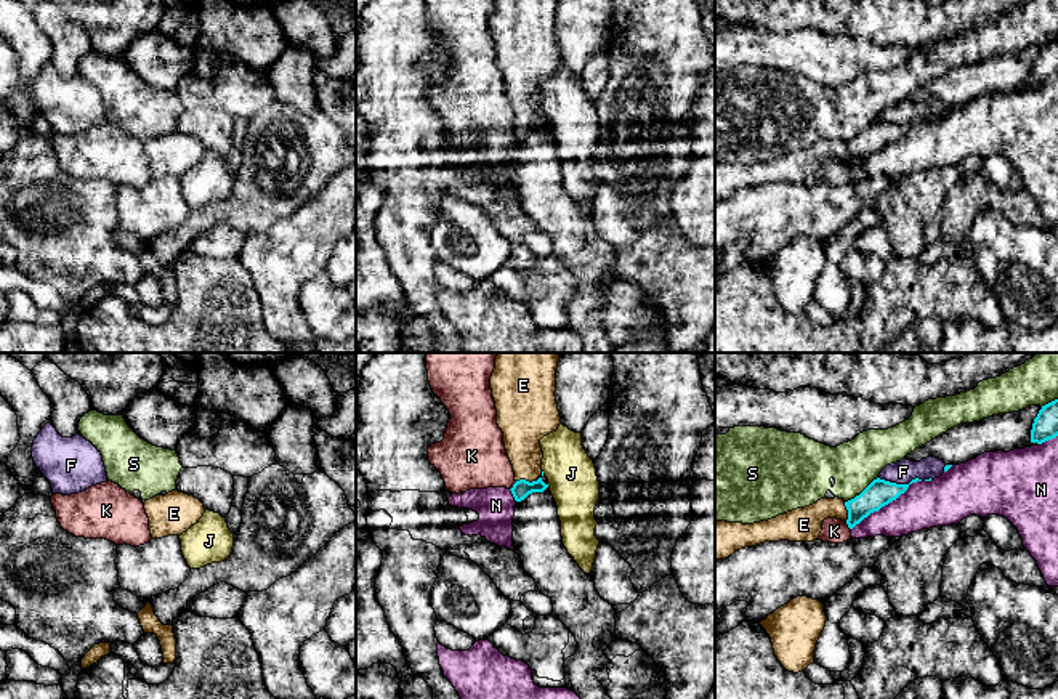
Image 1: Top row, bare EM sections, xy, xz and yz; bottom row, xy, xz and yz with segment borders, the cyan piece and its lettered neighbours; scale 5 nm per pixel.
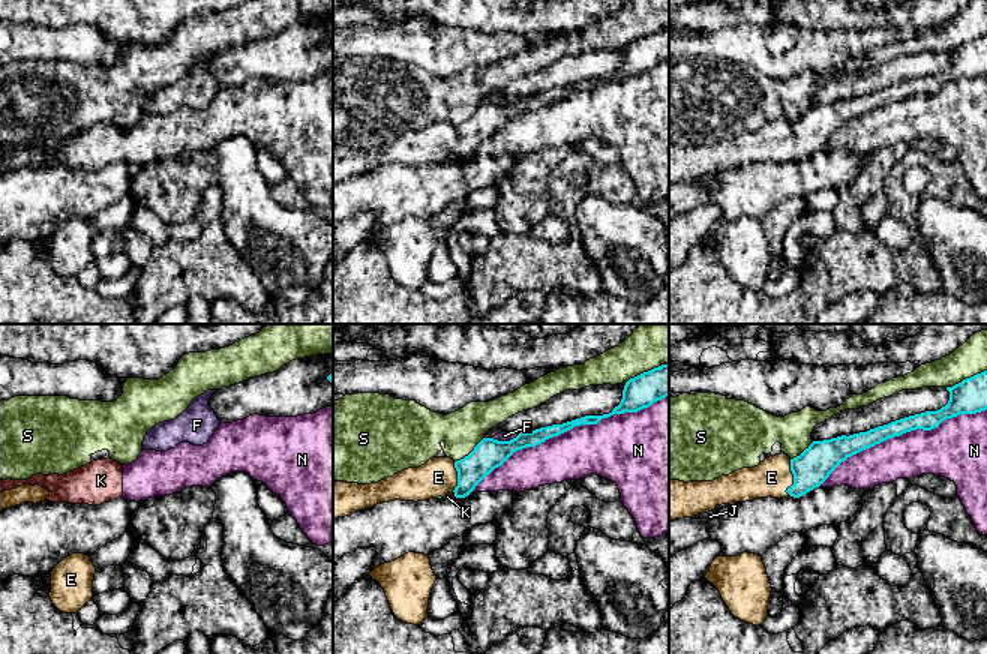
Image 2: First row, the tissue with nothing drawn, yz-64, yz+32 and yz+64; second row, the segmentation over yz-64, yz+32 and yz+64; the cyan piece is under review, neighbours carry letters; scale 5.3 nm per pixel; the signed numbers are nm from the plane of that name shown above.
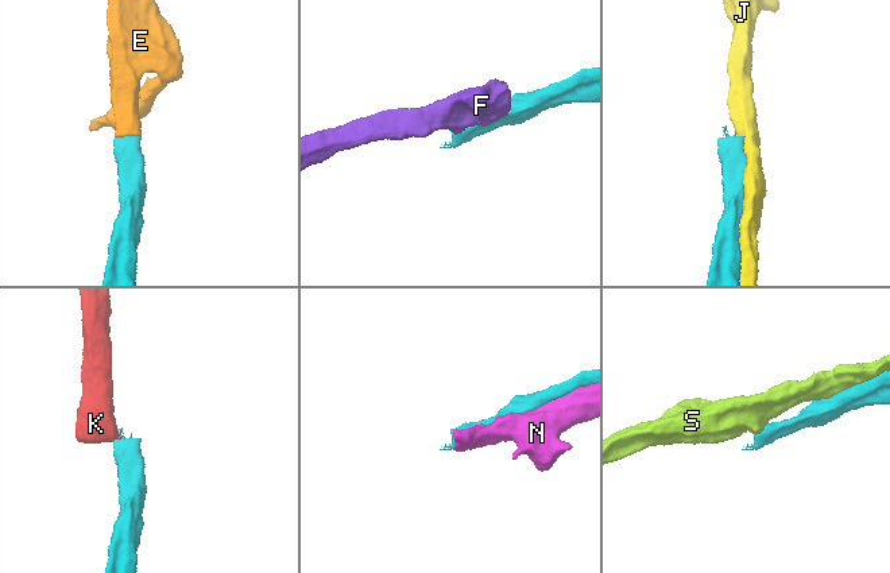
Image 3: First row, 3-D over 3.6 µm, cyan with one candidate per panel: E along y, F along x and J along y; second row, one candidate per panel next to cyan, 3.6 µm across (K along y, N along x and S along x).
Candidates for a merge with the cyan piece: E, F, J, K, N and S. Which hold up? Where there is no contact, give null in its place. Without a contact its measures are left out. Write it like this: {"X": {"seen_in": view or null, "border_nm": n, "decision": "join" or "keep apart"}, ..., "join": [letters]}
{"E": {"seen_in": "xz", "border_nm": 100, "decision": "join"}, "F": {"seen_in": "yz", "border_nm": 280, "decision": "keep apart"}, "J": {"seen_in": null, "decision": "keep apart"}, "K": {"seen_in": "xz", "border_nm": 60, "decision": "keep apart"}, "N": {"seen_in": "yz", "border_nm": 440, "decision": "keep apart"}, "S": {"seen_in": "yz", "border_nm": 220, "decision": "keep apart"}, "join": ["E"]}

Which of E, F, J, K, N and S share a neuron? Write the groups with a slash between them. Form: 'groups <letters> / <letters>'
groups E / F / J / K N / S

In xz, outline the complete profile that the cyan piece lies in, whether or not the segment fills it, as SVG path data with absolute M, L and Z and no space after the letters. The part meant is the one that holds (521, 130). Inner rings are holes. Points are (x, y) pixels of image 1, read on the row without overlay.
M495 0L491 30L497 66L515 112L516 123L510 131L516 143L548 128L540 119L540 80L561 64L555 37L558 3L559 0Z

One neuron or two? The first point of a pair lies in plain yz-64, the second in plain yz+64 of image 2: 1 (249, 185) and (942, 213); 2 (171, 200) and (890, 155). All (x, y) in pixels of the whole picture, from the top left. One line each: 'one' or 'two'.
1: one
2: one

